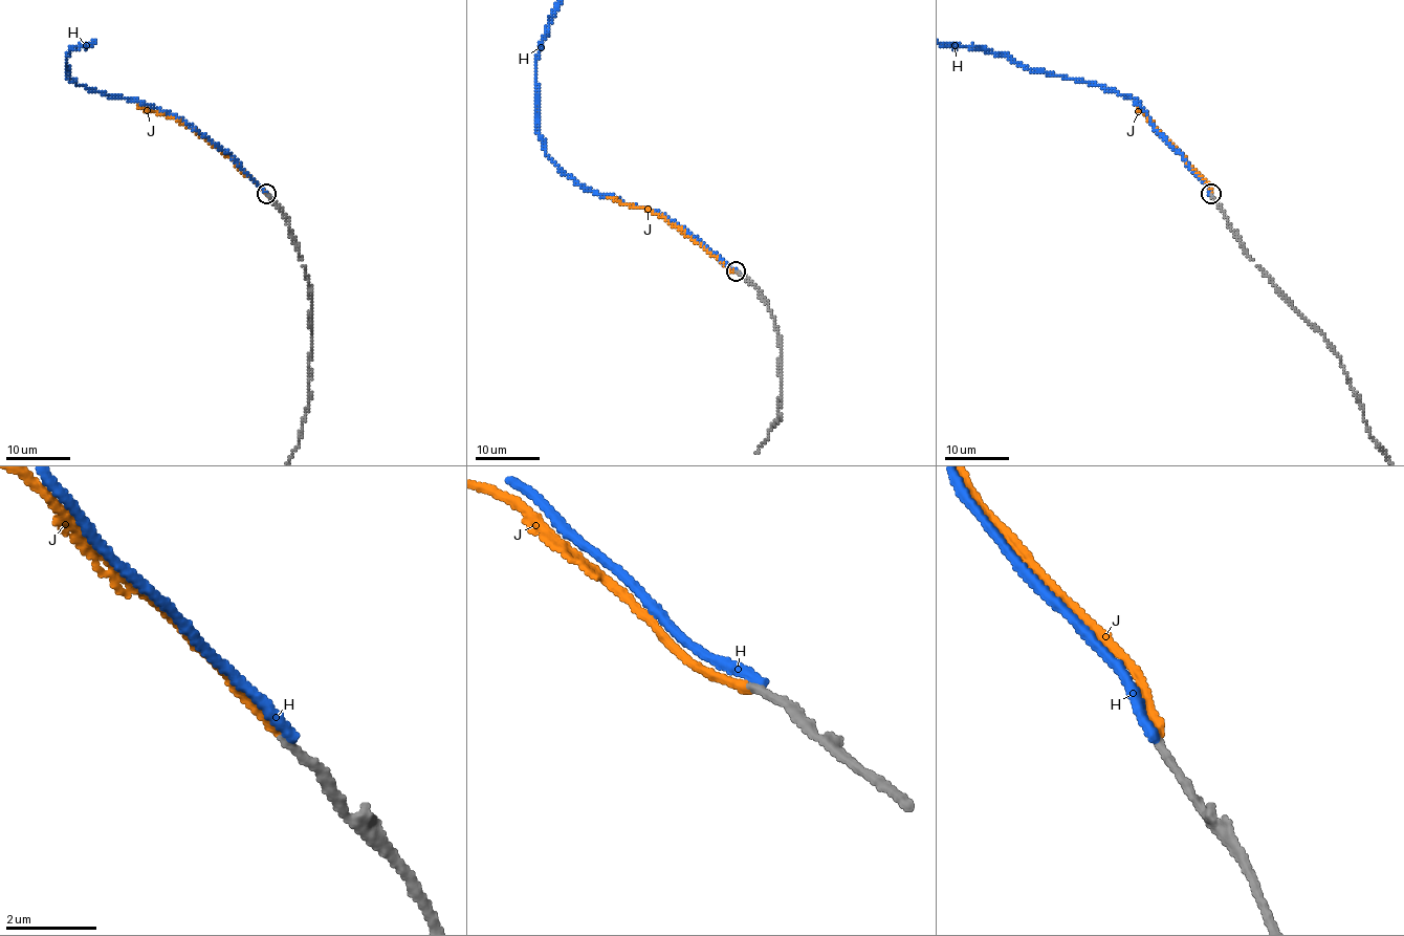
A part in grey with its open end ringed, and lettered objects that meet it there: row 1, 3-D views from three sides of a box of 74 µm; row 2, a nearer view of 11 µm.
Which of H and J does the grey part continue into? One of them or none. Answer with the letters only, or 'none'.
J

